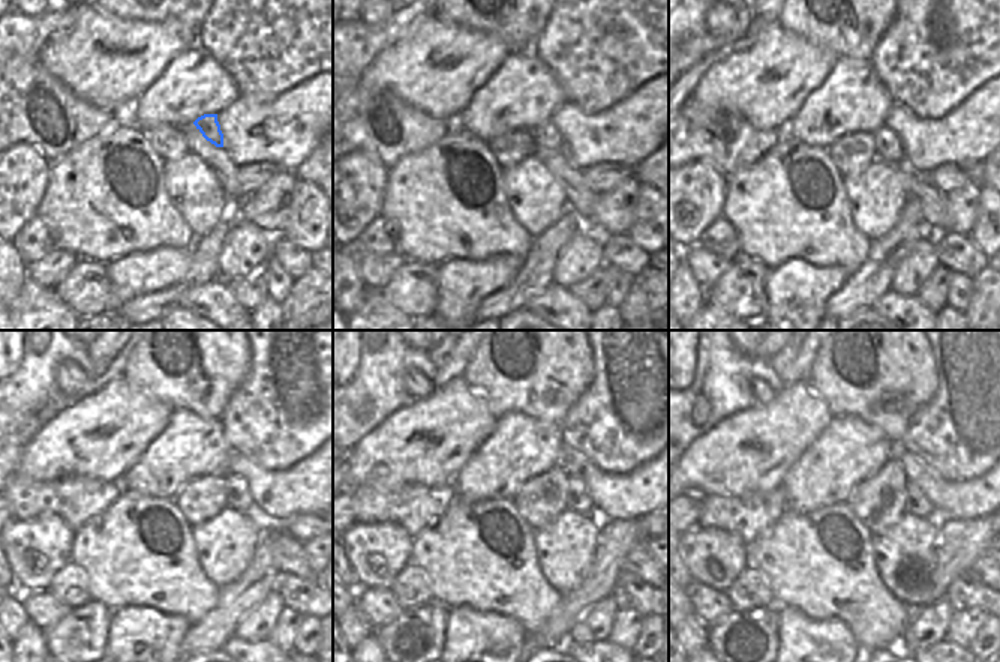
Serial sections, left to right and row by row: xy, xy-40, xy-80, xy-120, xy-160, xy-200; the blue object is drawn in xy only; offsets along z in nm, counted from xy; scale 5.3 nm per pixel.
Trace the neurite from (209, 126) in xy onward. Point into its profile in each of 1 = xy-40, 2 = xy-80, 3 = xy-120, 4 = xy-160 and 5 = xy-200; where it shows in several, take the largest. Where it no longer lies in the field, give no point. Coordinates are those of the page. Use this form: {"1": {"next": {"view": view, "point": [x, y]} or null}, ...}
{"1": {"next": {"view": "xy-40", "point": [546, 135]}}, "2": {"next": {"view": "xy-80", "point": [889, 149]}}, "3": {"next": {"view": "xy-120", "point": [239, 497]}}, "4": {"next": {"view": "xy-160", "point": [579, 500]}}, "5": {"next": {"view": "xy-200", "point": [918, 503]}}}

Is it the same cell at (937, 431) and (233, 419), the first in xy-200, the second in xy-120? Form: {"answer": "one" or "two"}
{"answer": "one"}

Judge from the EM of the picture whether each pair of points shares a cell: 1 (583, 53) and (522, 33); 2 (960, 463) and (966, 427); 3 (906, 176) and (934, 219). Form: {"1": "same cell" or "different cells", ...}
{"1": "different cells", "2": "same cell", "3": "same cell"}

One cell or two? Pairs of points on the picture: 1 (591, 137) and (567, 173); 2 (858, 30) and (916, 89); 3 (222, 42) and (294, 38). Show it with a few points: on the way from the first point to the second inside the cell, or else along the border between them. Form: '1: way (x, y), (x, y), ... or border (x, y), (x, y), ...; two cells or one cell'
1: border (564, 153), (582, 171); two cells
2: border (894, 17), (870, 59); two cells
3: way (240, 38), (276, 38); one cell

